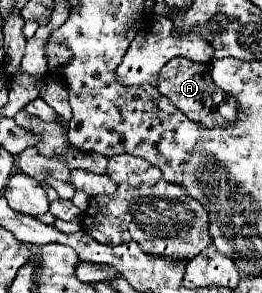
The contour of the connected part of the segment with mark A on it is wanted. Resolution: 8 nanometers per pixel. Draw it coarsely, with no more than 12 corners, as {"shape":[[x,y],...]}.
{"shape":[[168,61],[158,89],[206,129],[232,125],[234,97],[208,65]]}

